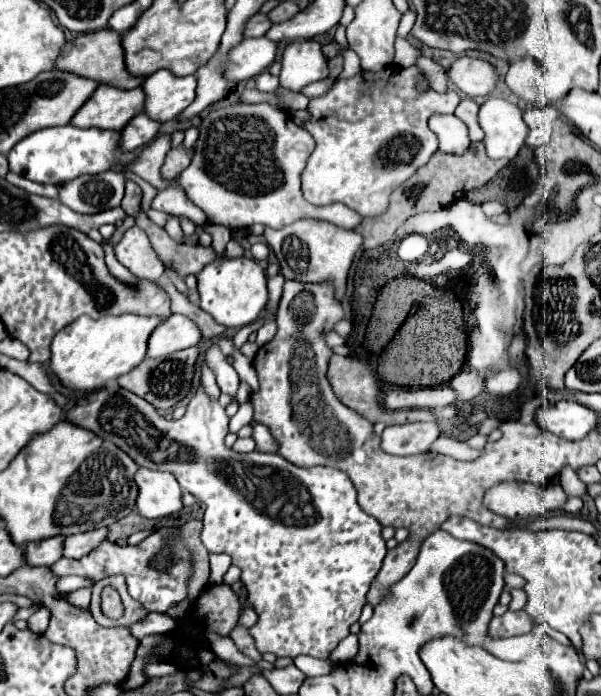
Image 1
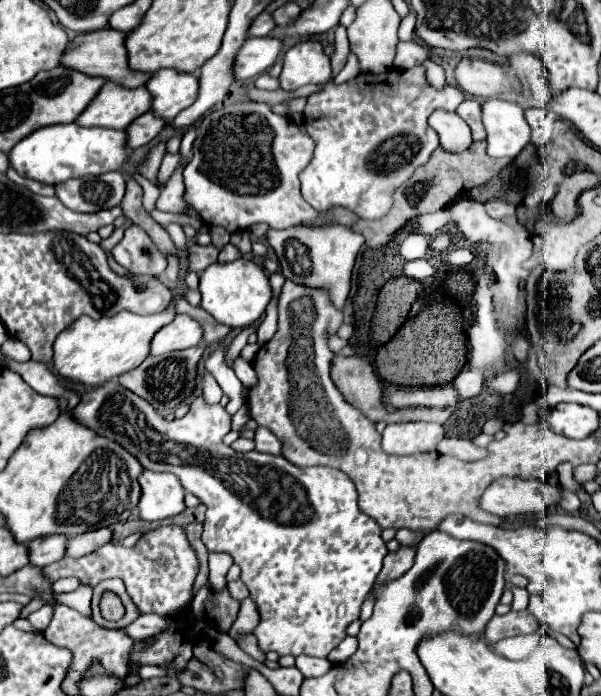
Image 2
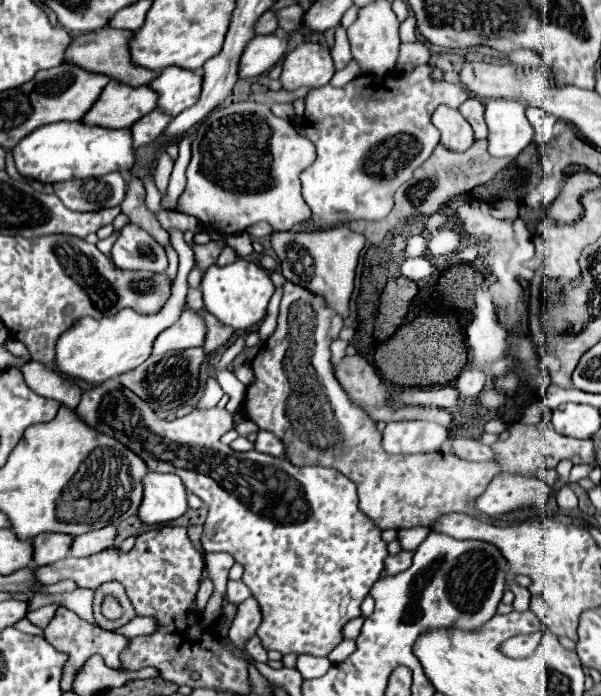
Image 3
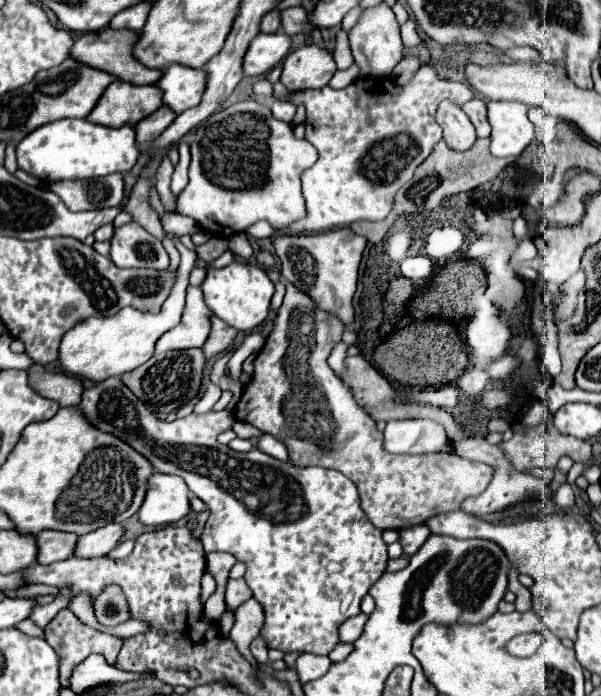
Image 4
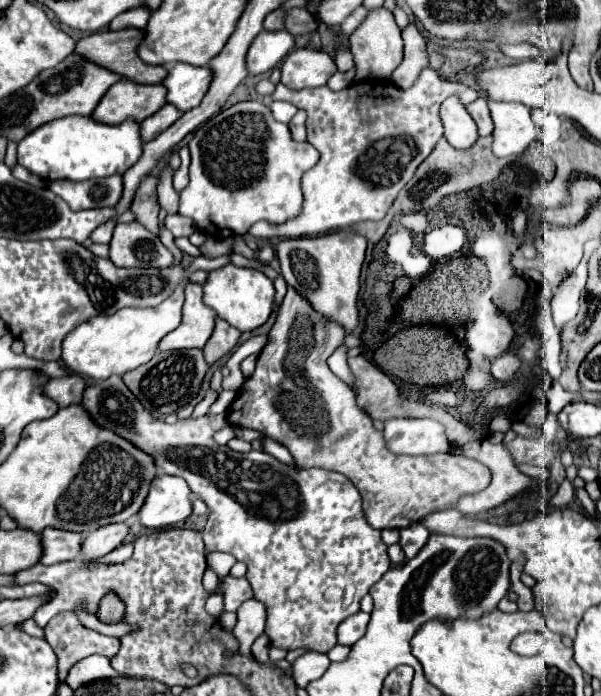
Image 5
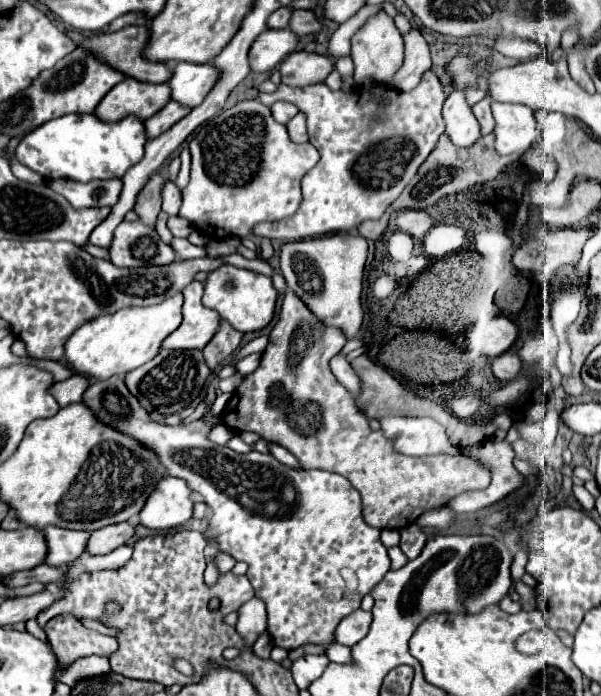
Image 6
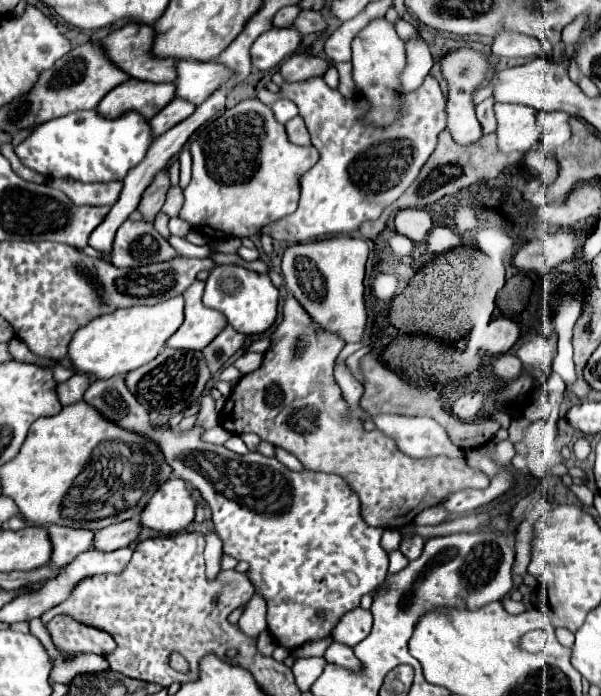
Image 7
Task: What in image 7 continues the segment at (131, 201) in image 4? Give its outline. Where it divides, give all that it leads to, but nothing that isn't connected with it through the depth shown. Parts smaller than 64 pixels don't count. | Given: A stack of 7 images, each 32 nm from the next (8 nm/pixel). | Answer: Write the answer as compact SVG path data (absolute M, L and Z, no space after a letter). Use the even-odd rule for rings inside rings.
M158 172L152 180L152 184L144 190L144 196L140 198L138 204L138 212L142 214L144 222L154 222L156 214L160 212L164 198L166 198L166 190L170 186L170 178L168 172Z

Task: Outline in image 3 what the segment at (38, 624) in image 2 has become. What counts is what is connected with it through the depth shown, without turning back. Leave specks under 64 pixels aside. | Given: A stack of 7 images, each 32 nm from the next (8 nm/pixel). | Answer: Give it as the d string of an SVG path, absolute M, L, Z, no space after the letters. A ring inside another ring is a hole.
M50 604L49 606L43 606L35 611L31 611L28 613L28 620L34 624L34 626L38 626L38 628L44 629L56 613L56 610L61 606L61 604Z

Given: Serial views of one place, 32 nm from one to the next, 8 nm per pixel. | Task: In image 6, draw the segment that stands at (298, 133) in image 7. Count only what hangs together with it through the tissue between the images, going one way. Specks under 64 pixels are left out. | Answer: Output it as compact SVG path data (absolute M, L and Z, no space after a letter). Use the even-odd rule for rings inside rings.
M298 112L288 124L288 134L294 142L308 142L308 134L306 134L306 116L304 112Z

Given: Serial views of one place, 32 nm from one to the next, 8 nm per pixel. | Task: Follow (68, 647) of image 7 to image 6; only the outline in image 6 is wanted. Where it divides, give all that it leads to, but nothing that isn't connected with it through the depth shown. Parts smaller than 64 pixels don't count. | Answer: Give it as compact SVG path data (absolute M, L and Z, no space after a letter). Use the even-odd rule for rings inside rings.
M58 614L46 626L48 644L58 656L58 666L68 668L78 658L98 654L112 656L118 648L118 640L112 636L98 634L82 626L82 622L72 614Z

